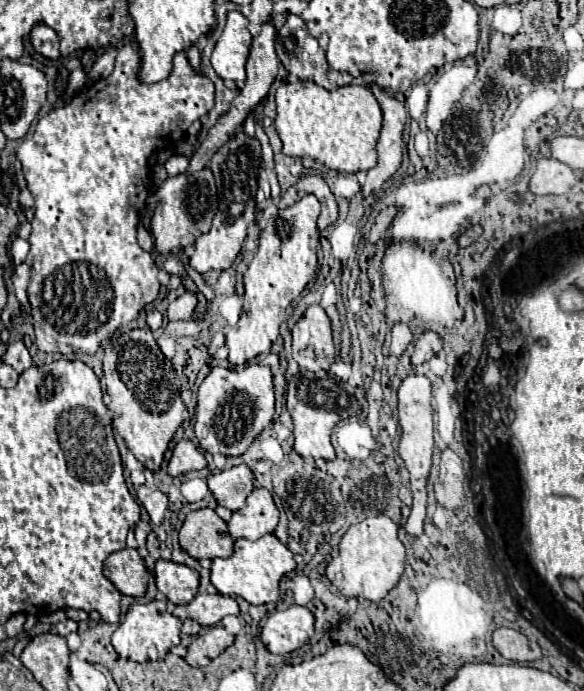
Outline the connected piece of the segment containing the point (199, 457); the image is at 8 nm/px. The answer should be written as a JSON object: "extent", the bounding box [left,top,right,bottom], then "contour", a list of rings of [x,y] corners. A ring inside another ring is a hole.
{"extent":[168,439,206,477],"contour":[[[182,439],[176,443],[170,463],[168,463],[168,475],[178,477],[188,471],[196,471],[196,469],[204,469],[204,467],[206,467],[206,459],[192,441]]]}

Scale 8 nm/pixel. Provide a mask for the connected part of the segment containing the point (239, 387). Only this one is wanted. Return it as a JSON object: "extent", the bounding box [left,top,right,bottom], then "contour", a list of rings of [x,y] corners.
{"extent":[194,363,274,457],"contour":[[[254,363],[244,369],[224,369],[224,367],[214,367],[210,375],[202,381],[198,389],[198,405],[196,405],[196,415],[194,415],[194,433],[198,437],[200,449],[208,451],[212,455],[222,453],[226,457],[240,457],[242,453],[248,451],[256,435],[270,425],[274,415],[274,385],[272,385],[272,373],[266,365]]]}

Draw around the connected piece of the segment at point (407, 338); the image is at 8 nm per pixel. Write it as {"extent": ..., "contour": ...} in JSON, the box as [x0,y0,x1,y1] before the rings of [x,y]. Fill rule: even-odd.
{"extent":[390,323,412,355],"contour":[[[394,323],[394,327],[392,327],[392,339],[390,339],[390,353],[392,355],[402,355],[404,351],[406,351],[406,347],[408,347],[408,343],[412,341],[412,333],[410,333],[410,329],[408,329],[408,325],[406,323]]]}

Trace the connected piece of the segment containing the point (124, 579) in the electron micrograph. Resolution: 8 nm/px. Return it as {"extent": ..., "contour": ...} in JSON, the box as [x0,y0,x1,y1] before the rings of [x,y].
{"extent":[104,549,148,597],"contour":[[[120,549],[104,561],[104,575],[122,595],[142,597],[148,585],[148,571],[136,549]]]}

